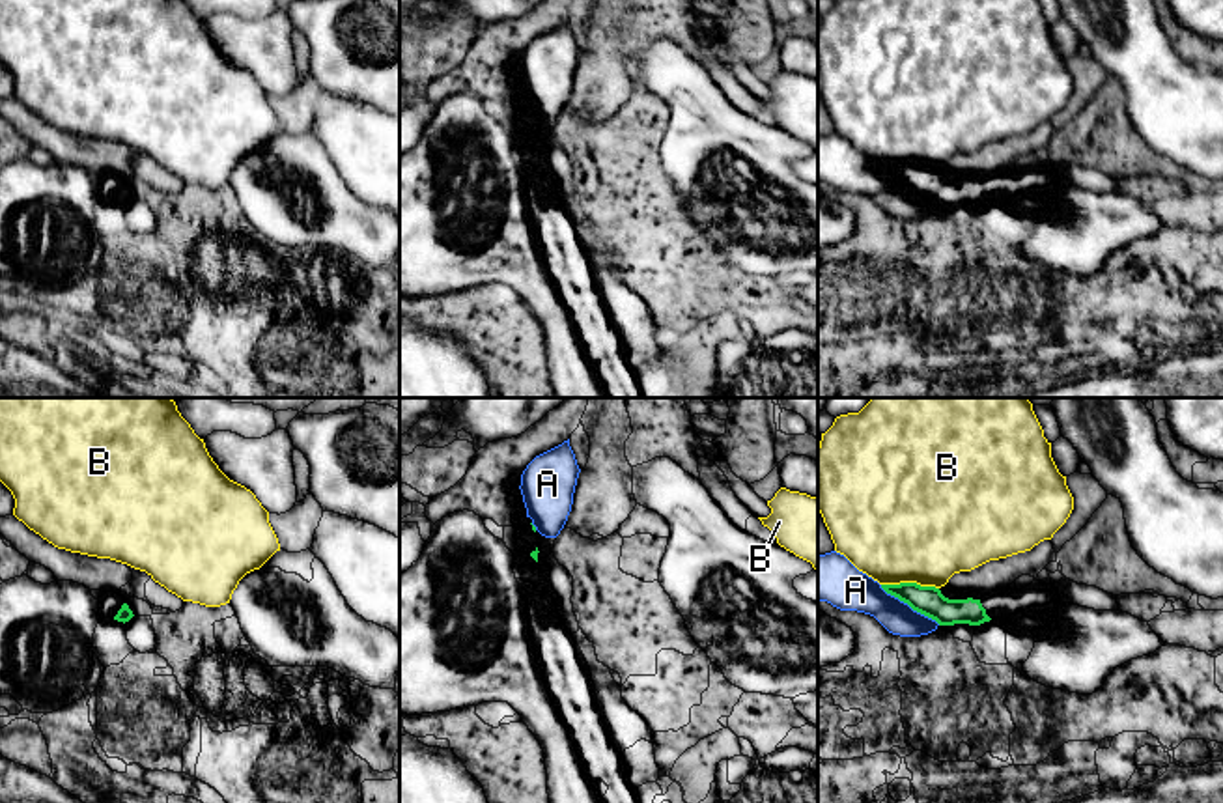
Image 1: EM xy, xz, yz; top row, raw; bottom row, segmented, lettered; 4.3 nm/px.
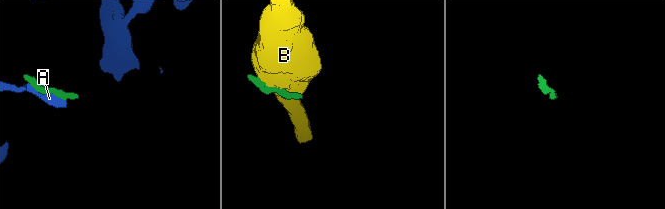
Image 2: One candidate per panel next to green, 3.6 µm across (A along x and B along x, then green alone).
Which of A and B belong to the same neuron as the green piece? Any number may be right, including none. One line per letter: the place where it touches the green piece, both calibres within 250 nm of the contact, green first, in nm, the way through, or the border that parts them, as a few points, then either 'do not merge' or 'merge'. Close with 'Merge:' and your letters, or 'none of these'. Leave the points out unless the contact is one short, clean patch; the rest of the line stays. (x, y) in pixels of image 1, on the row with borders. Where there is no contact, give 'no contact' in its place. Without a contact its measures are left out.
A: meets green in yz at (910, 605); 130 nm thick on the green side, 180 nm on the other; do not merge
B: meets green in yz at (910, 583); 130 nm thick on the green side, 500 nm on the other; do not merge
Merge: none of these

